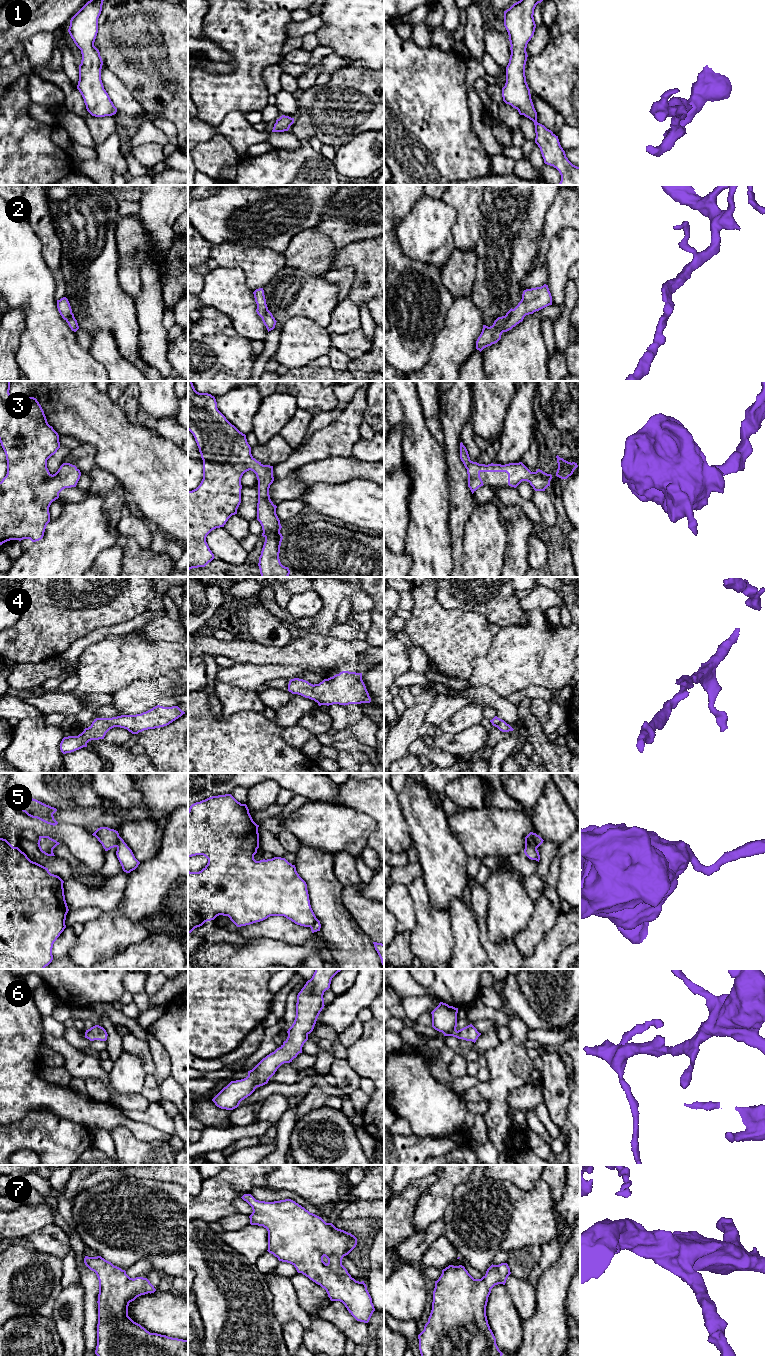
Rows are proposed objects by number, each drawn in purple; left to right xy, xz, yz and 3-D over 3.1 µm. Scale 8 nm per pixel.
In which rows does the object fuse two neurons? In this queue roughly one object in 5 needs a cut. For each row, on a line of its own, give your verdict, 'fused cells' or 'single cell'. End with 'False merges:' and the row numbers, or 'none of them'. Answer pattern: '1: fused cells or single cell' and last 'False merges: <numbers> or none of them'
1: single cell
2: single cell
3: single cell
4: single cell
5: fused cells
6: single cell
7: single cell
False merges: 5

